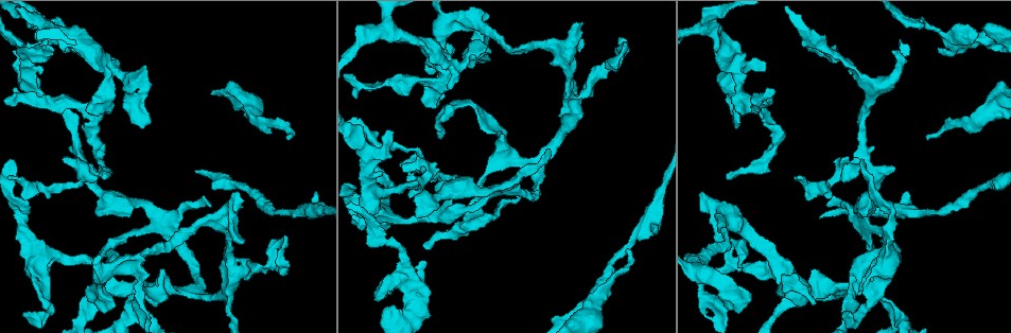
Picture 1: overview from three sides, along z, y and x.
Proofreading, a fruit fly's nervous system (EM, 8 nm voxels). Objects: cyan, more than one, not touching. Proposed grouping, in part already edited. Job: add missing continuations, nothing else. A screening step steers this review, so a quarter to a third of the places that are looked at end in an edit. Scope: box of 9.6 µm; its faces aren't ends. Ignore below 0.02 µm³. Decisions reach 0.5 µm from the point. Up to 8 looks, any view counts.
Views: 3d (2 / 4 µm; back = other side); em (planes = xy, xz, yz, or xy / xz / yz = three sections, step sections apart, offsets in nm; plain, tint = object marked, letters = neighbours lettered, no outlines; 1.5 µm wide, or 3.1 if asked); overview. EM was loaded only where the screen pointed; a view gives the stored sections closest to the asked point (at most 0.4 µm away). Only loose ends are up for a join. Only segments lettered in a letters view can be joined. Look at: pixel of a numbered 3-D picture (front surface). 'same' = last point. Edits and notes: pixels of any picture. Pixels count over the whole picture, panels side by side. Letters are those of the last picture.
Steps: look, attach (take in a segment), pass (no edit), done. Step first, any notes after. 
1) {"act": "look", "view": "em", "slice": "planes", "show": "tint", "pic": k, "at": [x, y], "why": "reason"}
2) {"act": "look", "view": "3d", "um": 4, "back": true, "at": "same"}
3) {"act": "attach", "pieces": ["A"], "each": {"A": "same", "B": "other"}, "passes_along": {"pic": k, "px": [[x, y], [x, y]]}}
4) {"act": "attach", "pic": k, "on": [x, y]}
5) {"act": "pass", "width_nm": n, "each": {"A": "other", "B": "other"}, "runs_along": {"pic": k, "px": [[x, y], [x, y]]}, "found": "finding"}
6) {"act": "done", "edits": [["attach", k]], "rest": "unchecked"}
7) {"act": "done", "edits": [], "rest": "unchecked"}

{"act": "look", "view": "em", "slice": "xy", "step": 4, "show": "tint", "pic": 1, "at": [843, 160], "why": "branch stops here"}

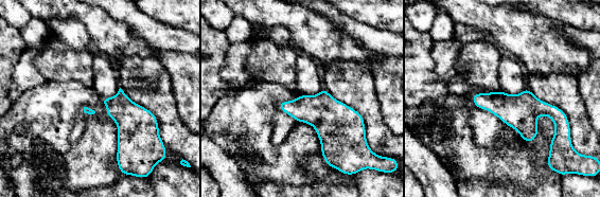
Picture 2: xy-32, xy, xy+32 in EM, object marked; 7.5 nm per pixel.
{"act": "look", "view": "em", "slice": "planes", "show": "letters", "at": "same", "why": "another direction"}

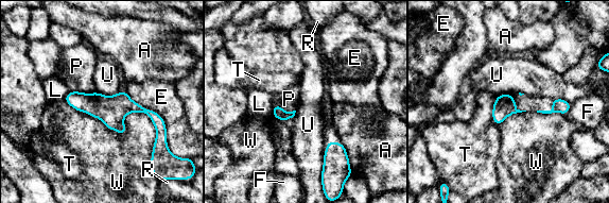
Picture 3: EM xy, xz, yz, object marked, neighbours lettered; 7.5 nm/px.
{"act": "pass", "each": {"A": "other", "E": "other", "F": "other", "L": "other", "P": "other", "R": "other", "T": "other", "U": "other", "W": "other"}, "runs_along": {"pic": 3, "px": [[67, 99], [137, 107], [160, 127]]}, "found": "none of them fits"}

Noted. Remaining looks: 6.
{"act": "look", "view": "3d", "um": 2, "back": true, "pic": 1, "at": [849, 314], "why": "an open end"}

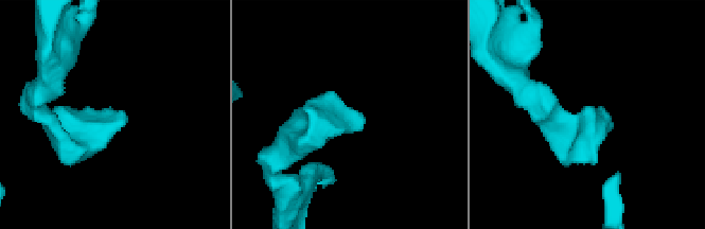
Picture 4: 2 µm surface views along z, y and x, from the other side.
{"act": "look", "view": "em", "slice": "planes", "show": "letters", "pic": 4, "at": [362, 124]}

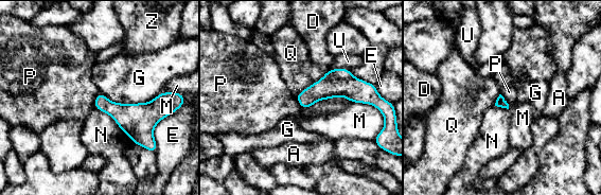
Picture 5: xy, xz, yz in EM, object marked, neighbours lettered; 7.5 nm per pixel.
{"act": "pass", "each": {"A": "other", "D": "other", "E": "other", "G": "other", "M": "other", "N": "other", "P": "other", "Q": "other", "U": "other", "Z": "other"}, "border": {"pic": 5, "px": [[499, 93], [509, 108]]}, "found": "no lettered segment goes on from it"}

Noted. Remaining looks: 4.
{"act": "look", "view": "em", "slice": "planes", "show": "letters", "pic": 1, "at": [280, 272], "why": "thin end"}

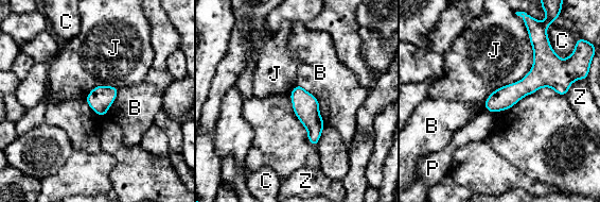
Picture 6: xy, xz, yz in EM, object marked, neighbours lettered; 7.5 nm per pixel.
{"act": "pass", "width_nm": 180, "each": {"B": "other", "C": "other", "J": "other", "P": "other", "Z": "other"}, "runs_along": {"pic": 6, "px": [[563, 89], [532, 81], [487, 105]]}, "found": "no lettered segment goes on from it"}

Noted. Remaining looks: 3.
{"act": "done", "edits": [], "rest": "unchecked"}

